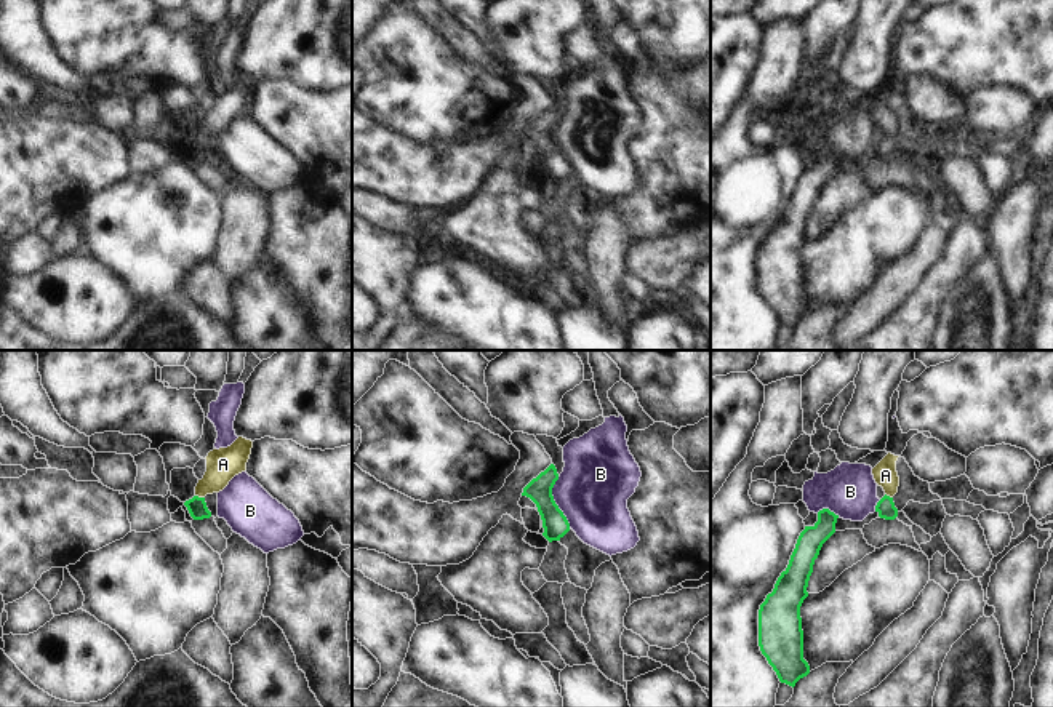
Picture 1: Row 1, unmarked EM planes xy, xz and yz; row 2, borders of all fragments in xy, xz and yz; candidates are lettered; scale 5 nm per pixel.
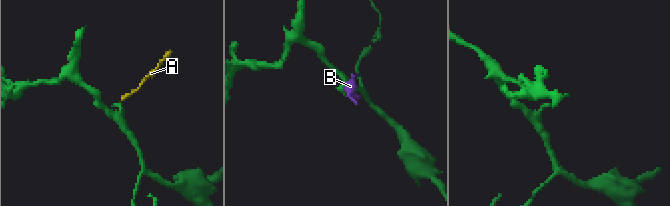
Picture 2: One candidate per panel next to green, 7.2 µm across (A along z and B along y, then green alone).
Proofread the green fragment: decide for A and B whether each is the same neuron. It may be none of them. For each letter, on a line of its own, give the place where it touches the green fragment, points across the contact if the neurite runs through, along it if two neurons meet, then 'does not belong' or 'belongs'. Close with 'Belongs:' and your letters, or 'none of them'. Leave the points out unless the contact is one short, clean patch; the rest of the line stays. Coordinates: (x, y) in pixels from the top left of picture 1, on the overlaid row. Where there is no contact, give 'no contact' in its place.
A: xy (200, 498) | across xy (197, 507), (200, 498), (223, 464) | belongs
B: xz (554, 503) | along xz (557, 477), (552, 487), (552, 499), (570, 527) | does not belong
Belongs: A

